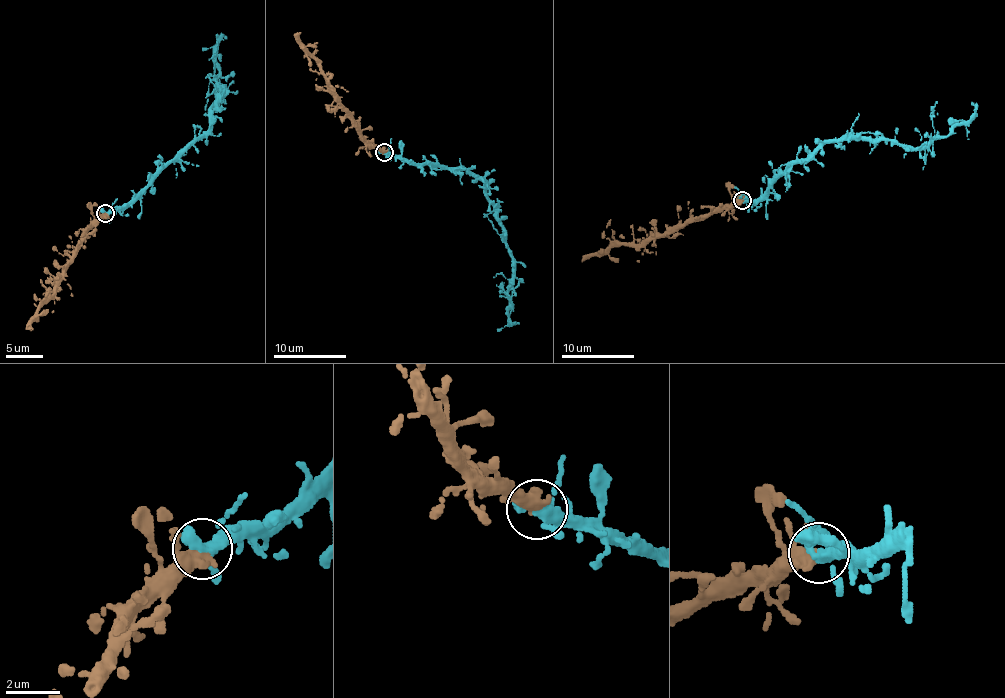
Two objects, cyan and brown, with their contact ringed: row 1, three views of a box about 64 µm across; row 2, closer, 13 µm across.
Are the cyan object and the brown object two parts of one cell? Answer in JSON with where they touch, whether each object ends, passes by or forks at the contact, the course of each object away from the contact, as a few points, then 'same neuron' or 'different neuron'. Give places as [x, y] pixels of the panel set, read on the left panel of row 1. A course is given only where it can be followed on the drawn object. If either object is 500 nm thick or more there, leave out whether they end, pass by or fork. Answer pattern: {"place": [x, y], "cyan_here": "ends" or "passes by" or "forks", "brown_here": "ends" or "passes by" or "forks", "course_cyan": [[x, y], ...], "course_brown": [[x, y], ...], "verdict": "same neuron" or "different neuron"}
{"place": [105, 213], "course_cyan": [[106, 213], [136, 200], [209, 127], [211, 107], [226, 92], [218, 86], [214, 55], [220, 41], [227, 39]], "course_brown": [[106, 213], [94, 220], [55, 291], [36, 315], [30, 331]], "verdict": "same neuron"}

